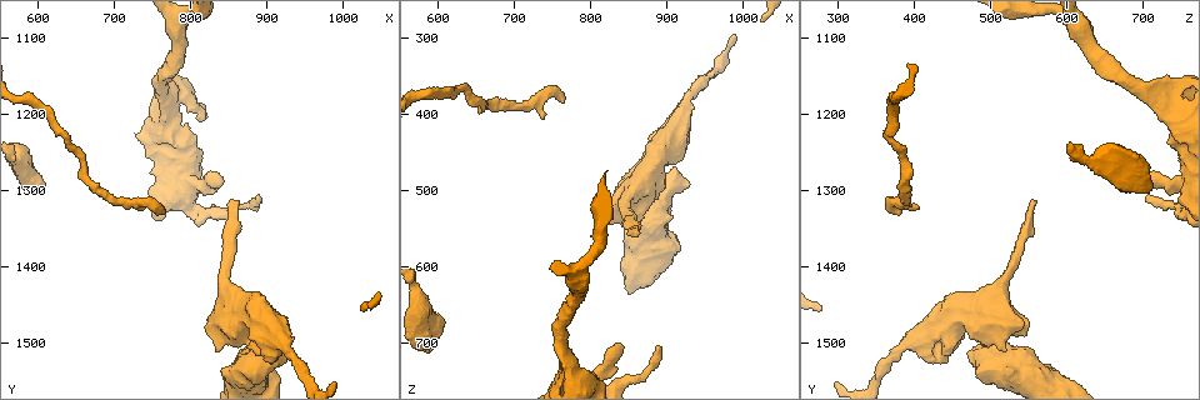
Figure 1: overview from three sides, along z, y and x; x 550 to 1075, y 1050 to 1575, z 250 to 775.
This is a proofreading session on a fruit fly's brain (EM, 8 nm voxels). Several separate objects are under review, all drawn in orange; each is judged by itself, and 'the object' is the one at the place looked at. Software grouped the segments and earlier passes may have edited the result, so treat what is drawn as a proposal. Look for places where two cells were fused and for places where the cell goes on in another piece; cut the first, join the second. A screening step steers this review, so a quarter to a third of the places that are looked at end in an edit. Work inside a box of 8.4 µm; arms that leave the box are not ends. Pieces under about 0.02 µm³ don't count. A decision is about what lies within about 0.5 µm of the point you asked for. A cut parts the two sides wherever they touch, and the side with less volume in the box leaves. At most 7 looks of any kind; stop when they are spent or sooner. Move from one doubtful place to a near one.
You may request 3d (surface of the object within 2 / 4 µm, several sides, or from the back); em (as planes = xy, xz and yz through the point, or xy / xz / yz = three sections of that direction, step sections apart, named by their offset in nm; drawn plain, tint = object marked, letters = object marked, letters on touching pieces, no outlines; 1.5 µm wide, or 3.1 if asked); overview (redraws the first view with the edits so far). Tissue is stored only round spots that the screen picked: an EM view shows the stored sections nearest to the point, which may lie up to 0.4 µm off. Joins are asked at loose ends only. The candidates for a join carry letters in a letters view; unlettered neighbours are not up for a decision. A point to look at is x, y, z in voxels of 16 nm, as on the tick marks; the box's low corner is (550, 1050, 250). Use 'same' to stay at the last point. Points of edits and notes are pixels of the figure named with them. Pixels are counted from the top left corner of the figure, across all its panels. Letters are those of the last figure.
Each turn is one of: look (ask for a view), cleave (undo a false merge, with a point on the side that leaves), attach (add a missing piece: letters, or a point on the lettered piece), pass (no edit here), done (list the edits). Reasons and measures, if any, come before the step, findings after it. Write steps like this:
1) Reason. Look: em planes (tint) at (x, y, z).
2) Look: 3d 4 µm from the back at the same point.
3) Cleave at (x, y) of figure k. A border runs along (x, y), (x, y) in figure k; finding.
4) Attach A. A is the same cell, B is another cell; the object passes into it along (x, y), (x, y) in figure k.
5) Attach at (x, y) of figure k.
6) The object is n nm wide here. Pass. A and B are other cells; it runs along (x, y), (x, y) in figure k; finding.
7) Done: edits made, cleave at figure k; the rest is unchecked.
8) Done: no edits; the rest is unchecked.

Long arm stops here. Look: em xy step 8 (tint) at (755, 1335, 385).

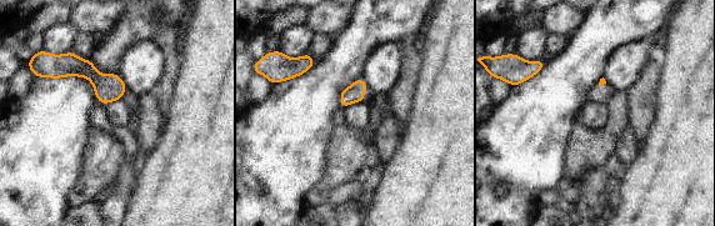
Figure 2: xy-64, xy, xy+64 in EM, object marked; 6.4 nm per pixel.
Another direction. Look: em planes (letters) at the same point.

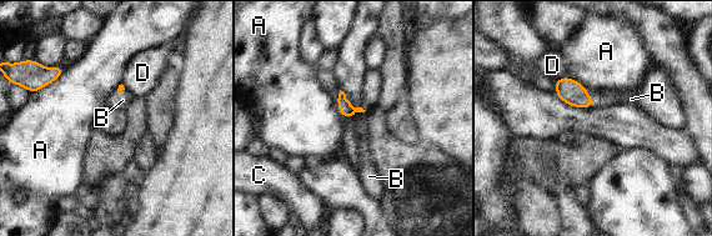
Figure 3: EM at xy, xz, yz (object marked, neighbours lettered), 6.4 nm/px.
The longest contact is with A, 280 nm. Attach B. B is the same cell, A, C and D are other cells; the object passes into it along (345, 109), (361, 111), (361, 129) in figure 3; it goes on there.

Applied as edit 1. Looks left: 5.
Look: overview.

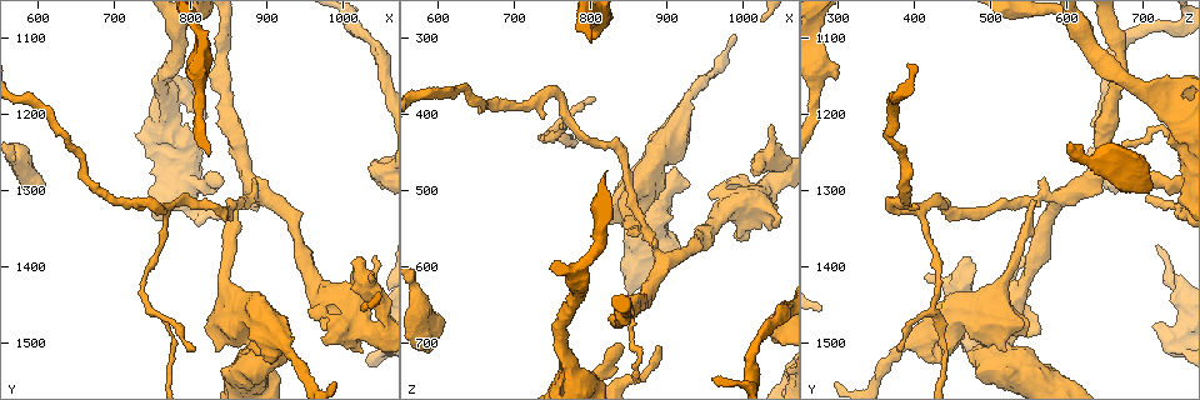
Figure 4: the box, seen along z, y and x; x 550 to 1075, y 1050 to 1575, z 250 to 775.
Thick end. Look: em planes (tint) at (585, 1290, 710).

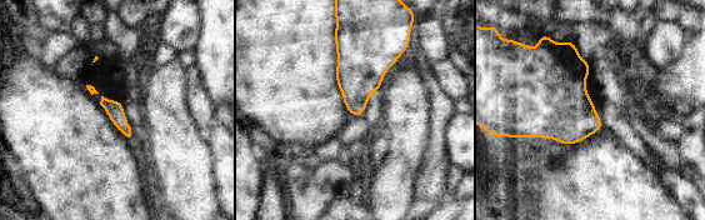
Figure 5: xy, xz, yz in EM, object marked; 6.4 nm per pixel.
What lies round it. Look: em planes (letters) at the same point.

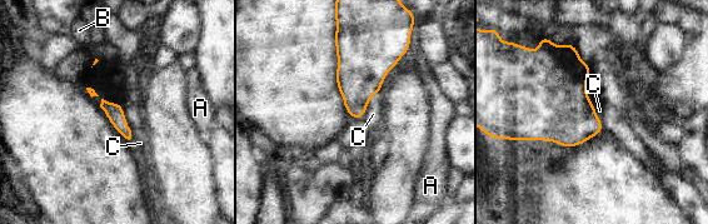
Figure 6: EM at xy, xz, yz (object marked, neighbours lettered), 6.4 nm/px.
Pass. A, B and C are other cells; a border runs along (121, 104), (130, 139) in figure 6; none of them fits.

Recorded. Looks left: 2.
Done: edits made, attach at figure 3; the rest is unchecked.

